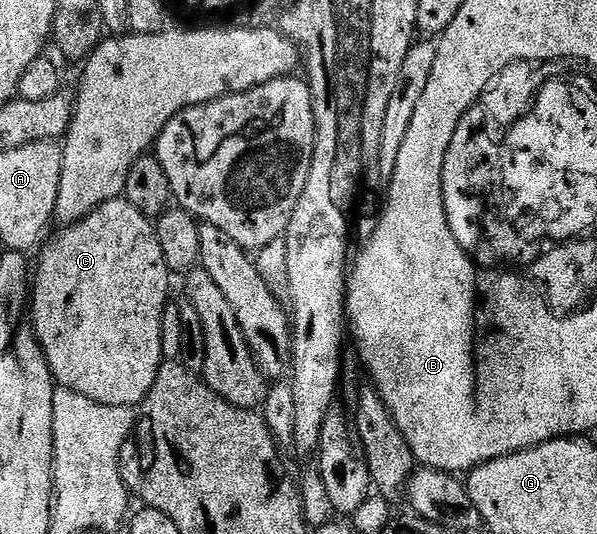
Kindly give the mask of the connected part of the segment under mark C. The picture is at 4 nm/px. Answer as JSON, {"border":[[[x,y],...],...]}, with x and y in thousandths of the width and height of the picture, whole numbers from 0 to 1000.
{"border":[[[208,371],[181,375],[168,382],[152,403],[144,404],[134,418],[111,425],[109,434],[75,474],[69,489],[59,494],[59,530],[52,539],[52,618],[62,629],[75,674],[89,695],[89,710],[97,721],[112,730],[126,730],[126,738],[139,738],[139,745],[152,745],[152,753],[166,753],[173,760],[206,760],[228,766],[243,755],[253,723],[260,723],[260,708],[266,700],[273,680],[270,657],[276,644],[270,639],[270,590],[276,584],[276,567],[283,562],[283,522],[286,511],[280,491],[273,483],[273,461],[266,461],[266,446],[258,414],[243,404],[219,378]]]}

